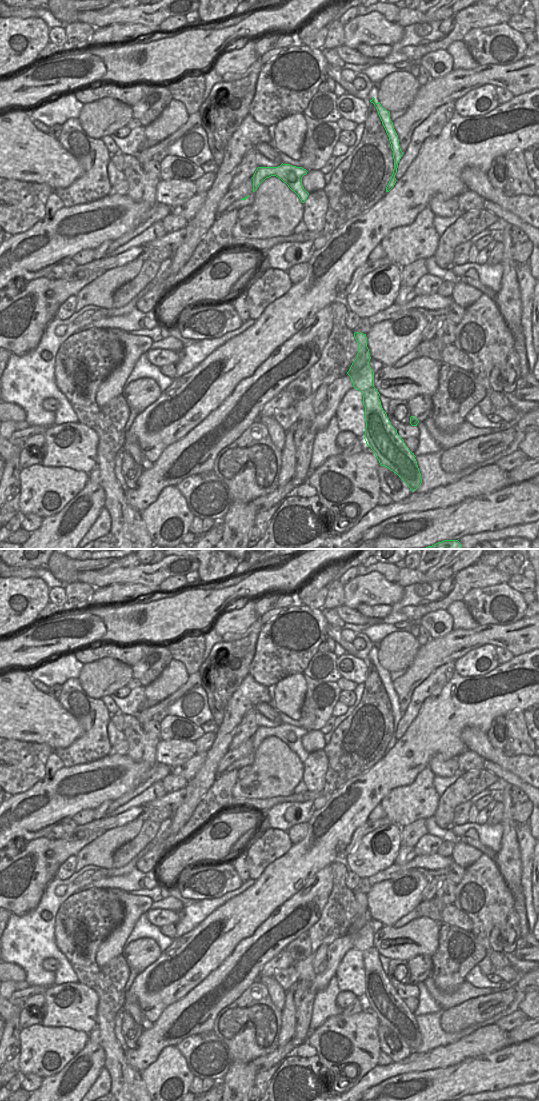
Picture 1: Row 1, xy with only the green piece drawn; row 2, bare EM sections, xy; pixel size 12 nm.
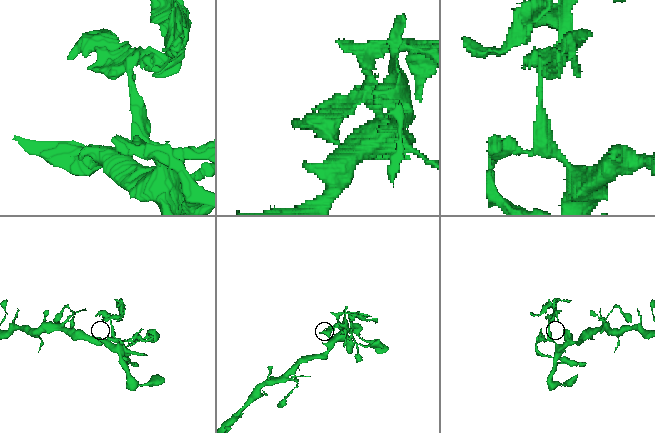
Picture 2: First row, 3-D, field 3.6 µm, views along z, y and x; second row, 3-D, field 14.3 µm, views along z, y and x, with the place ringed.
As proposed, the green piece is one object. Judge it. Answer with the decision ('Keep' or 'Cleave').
Cleave.

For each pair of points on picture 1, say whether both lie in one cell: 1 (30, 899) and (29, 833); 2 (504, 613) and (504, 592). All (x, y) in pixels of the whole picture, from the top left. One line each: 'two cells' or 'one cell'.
1: two cells
2: one cell

